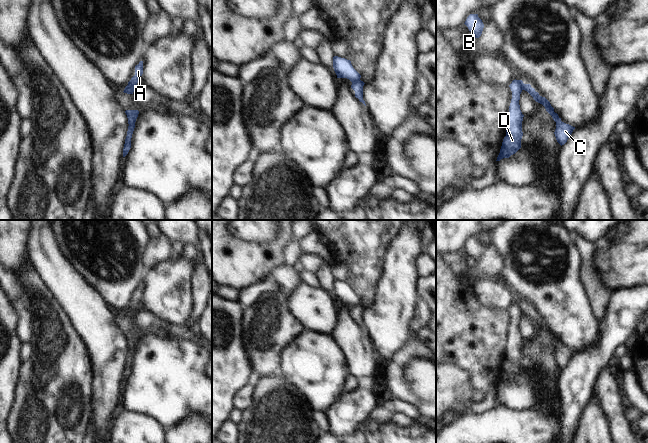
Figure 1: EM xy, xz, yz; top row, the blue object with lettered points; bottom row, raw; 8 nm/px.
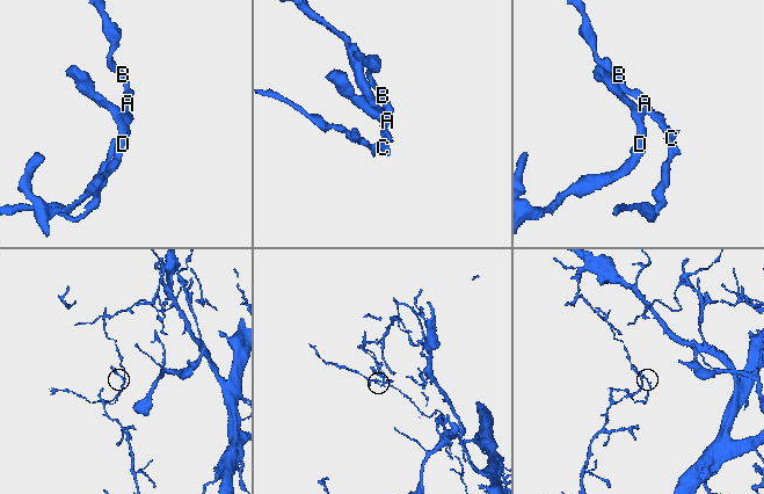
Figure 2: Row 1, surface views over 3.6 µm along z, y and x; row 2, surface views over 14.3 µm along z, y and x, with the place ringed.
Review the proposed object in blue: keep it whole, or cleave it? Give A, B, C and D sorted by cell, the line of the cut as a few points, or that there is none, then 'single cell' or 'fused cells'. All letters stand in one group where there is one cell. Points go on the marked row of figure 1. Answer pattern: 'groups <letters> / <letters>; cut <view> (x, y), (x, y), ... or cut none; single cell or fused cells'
groups A B C / D; cut yz (517, 80), (523, 89); fused cells

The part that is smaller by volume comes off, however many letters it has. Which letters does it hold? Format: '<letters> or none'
A, B, C

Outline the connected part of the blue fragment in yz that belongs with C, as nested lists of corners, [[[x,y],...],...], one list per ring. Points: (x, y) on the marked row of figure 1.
[[[518,80],[518,82],[522,89],[527,91],[536,102],[542,104],[546,111],[552,116],[553,120],[556,122],[556,129],[554,132],[556,140],[561,146],[564,145],[575,127],[562,122],[558,114],[554,112],[554,108],[551,106],[550,102],[545,97],[540,96],[530,84],[524,84],[522,80]]]

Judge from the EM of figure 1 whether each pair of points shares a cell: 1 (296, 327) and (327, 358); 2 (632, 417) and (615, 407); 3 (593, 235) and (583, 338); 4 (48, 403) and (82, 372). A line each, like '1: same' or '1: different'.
1: different
2: different
3: different
4: same

